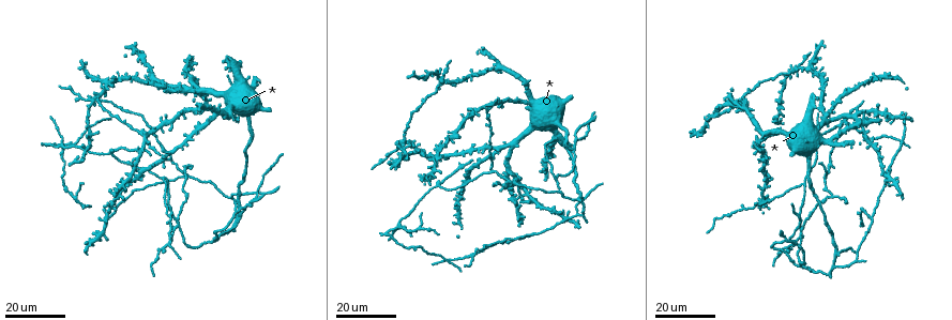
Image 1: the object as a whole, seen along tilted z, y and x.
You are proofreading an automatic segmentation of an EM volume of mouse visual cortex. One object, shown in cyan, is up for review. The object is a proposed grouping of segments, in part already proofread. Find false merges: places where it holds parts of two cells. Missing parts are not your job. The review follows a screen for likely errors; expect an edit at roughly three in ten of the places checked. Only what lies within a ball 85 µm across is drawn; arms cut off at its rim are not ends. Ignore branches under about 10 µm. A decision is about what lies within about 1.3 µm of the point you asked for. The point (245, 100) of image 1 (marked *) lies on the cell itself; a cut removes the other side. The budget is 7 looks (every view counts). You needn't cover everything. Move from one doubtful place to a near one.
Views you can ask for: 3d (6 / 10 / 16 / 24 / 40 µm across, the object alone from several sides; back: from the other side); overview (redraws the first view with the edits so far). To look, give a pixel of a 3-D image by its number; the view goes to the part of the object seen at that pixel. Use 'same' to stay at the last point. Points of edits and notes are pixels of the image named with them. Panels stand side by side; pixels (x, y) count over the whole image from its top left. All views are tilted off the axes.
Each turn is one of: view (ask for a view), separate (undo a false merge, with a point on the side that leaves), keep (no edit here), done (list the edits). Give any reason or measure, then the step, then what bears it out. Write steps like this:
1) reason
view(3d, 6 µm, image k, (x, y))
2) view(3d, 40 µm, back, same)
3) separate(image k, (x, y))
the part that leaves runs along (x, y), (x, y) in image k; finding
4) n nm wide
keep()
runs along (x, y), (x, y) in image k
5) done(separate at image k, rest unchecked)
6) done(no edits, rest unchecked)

view(3d, 24 µm, image 1, (535, 235))

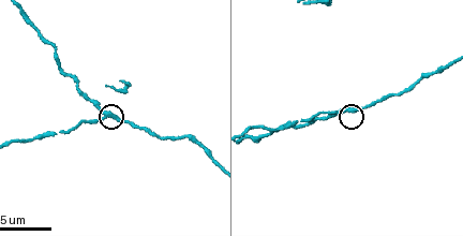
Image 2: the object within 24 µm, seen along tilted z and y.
view(3d, 6 µm, image 2, (343, 111))

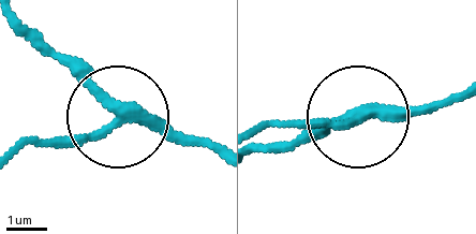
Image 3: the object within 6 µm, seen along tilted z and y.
side arm 38 µm
keep()
runs along (455, 96), (368, 119), (263, 126) in image 3; continuous, no second cell

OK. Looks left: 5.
view(3d, 24 µm, image 1, (577, 140))

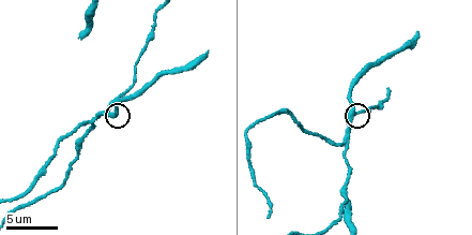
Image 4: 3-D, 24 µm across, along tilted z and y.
view(3d, 10 µm, image 4, (107, 110))

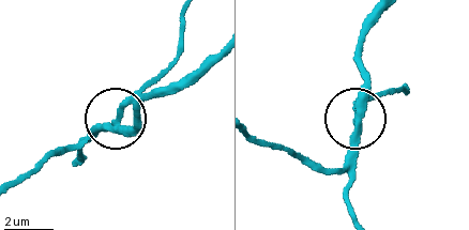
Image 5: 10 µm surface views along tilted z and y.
keep()
runs along (352, 217), (348, 193), (361, 68) in image 5; all the same cell

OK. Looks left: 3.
arms part here
view(3d, 16 µm, image 1, (491, 173))

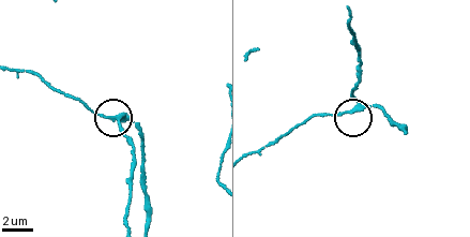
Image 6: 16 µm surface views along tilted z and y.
view(3d, 6 µm, image 6, (356, 109))

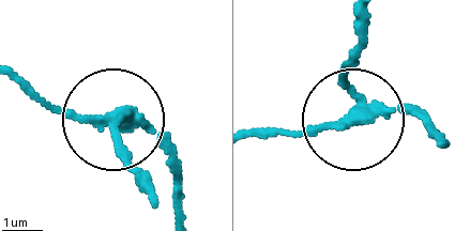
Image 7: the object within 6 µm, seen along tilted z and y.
3 arms
separate(image 7, (121, 158))
the part that leaves runs along (125, 118), (117, 147), (143, 189) in image 7; two cells meet here

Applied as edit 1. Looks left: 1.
done(separate at image 7, rest unchecked)

